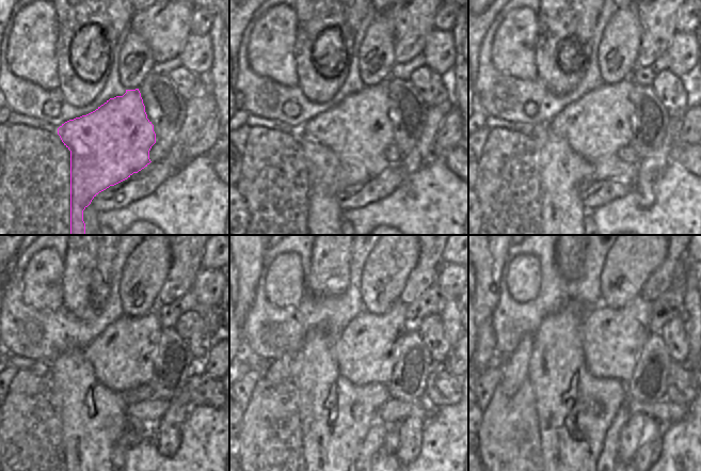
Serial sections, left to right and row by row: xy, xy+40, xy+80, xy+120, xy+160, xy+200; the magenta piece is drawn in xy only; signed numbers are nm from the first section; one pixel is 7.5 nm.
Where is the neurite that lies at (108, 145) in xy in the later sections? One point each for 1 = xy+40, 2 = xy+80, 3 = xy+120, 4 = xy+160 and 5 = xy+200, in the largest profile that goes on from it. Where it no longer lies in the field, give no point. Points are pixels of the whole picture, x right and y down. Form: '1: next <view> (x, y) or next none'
1: next xy+40 (357, 130)
2: next xy+80 (596, 126)
3: next xy+120 (123, 357)
4: next xy+160 (366, 351)
5: next xy+200 (612, 340)

